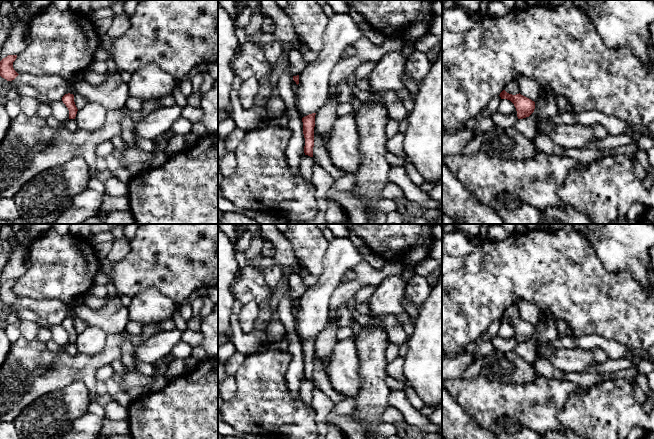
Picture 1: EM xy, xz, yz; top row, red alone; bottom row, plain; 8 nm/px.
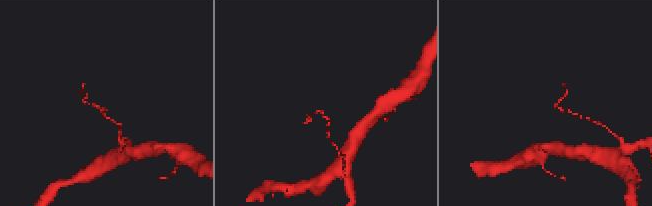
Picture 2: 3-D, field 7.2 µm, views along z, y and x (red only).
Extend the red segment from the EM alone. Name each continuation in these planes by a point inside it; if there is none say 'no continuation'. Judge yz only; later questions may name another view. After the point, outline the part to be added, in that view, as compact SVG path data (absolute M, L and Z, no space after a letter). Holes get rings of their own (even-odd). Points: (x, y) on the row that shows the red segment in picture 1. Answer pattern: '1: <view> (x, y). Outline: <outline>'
no continuation

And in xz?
no continuation

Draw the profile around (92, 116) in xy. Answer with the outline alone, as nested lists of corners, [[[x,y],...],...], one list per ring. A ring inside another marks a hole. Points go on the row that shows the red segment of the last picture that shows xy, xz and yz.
[[[88,102],[77,111],[75,121],[79,129],[92,131],[103,126],[107,109],[95,102]]]

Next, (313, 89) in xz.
[[[346,13],[328,18],[323,37],[324,46],[318,58],[307,64],[299,74],[295,105],[301,118],[317,113],[330,93],[329,78],[345,49],[362,36],[362,31]]]

